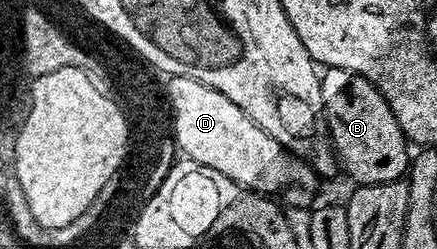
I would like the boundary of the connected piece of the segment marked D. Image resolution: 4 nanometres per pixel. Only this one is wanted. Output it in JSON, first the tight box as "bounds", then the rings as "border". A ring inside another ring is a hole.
{"bounds":[164,75,316,193],"border":[[[183,75],[173,76],[167,83],[170,84],[164,95],[172,112],[176,147],[185,158],[208,165],[208,169],[224,173],[224,177],[255,193],[274,193],[270,191],[282,191],[290,186],[310,187],[316,182],[309,163],[303,163],[268,137],[268,133],[264,133],[264,129],[253,123],[239,107],[232,105],[224,93]]]}

